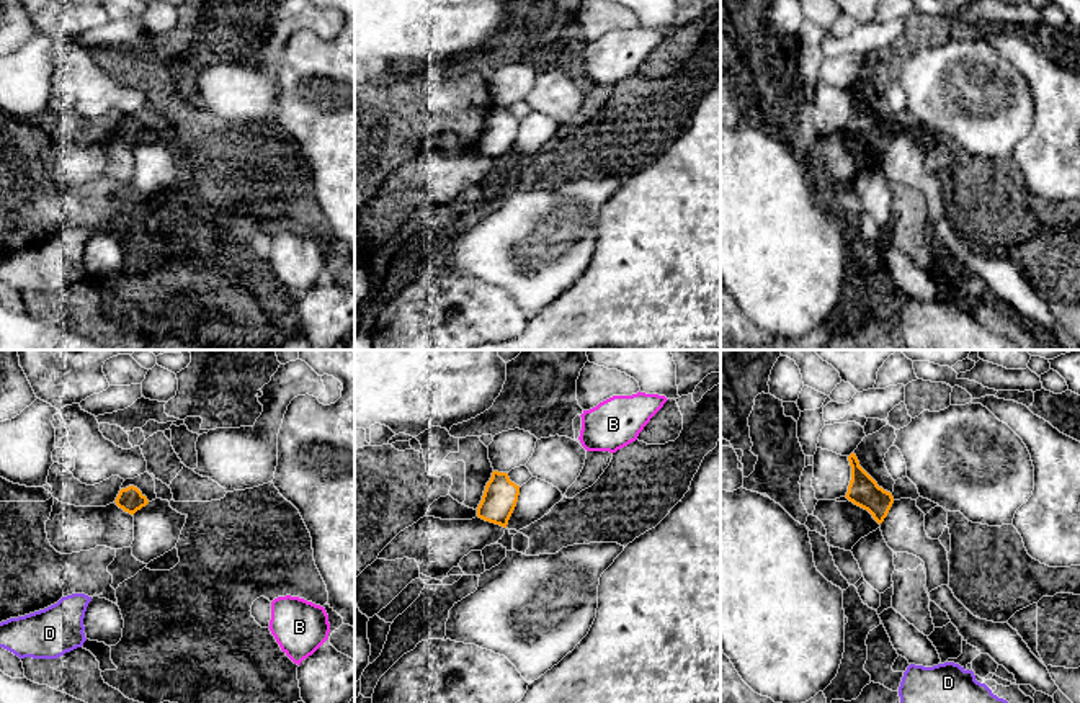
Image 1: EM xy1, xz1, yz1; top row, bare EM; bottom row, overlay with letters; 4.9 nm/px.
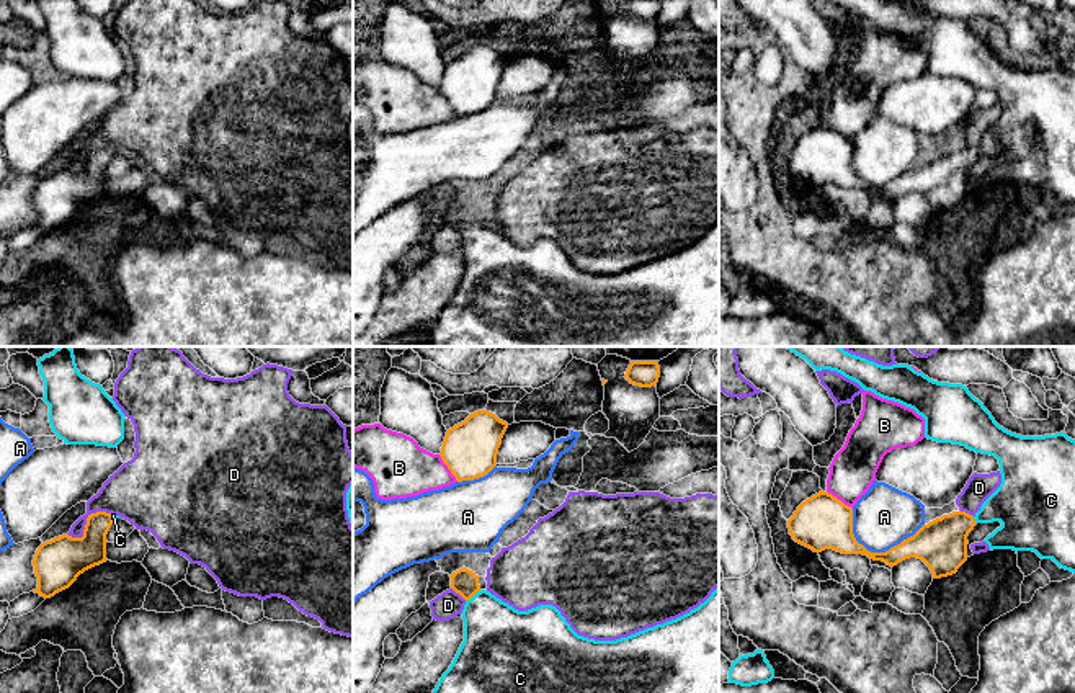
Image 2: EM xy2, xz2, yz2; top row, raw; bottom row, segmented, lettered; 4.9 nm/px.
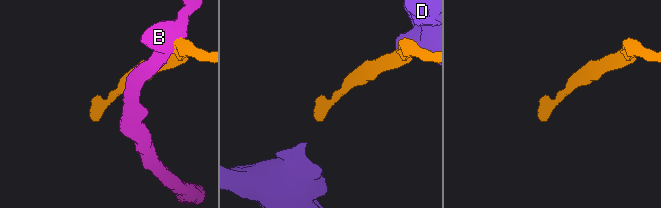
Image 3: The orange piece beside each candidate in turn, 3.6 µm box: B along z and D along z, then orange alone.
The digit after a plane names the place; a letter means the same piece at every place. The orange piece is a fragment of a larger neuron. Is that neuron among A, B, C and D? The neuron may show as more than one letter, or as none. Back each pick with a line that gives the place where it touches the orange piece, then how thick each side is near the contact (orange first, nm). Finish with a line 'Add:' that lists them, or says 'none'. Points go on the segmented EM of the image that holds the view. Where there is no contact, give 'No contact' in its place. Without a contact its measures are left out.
C: Touches orange at xz2 (472, 595). Thickness 130 nm (orange) against 340 nm
Add: C

